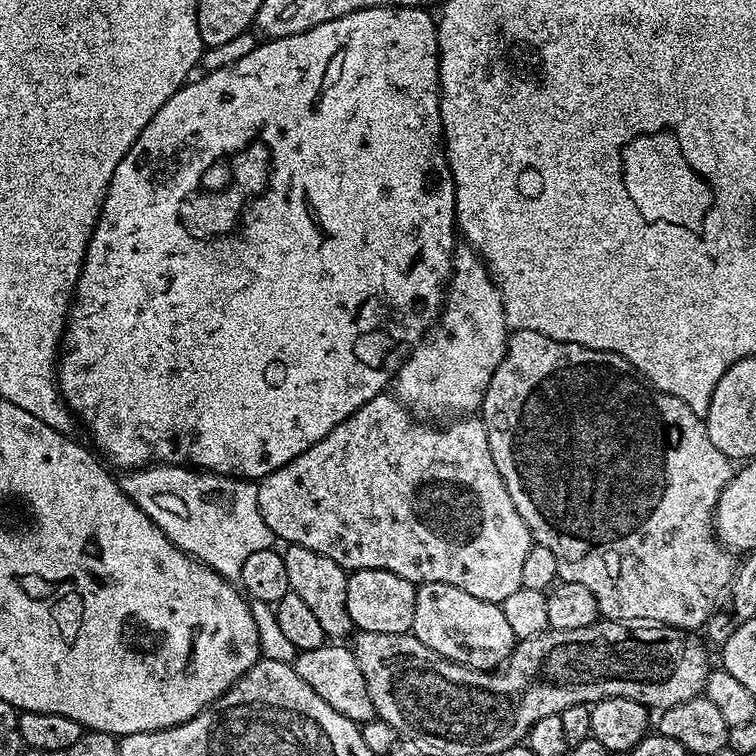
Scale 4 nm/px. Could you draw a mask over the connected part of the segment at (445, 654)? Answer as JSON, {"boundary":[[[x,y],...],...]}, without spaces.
{"boundary":[[[442,582],[417,587],[411,635],[430,646],[430,650],[442,654],[442,658],[483,672],[503,665],[518,643],[501,605],[474,598],[474,594],[466,594],[466,590]]]}

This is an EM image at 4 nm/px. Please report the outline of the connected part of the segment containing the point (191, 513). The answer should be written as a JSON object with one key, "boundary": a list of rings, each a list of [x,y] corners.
{"boundary":[[[158,464],[128,470],[119,477],[120,489],[147,514],[174,546],[213,568],[225,580],[235,581],[242,562],[254,550],[273,547],[270,526],[258,510],[258,487],[235,476],[218,476],[179,464]]]}

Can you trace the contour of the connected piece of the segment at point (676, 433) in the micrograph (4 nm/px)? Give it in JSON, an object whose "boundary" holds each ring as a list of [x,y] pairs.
{"boundary":[[[517,328],[509,331],[504,360],[498,370],[494,370],[490,386],[486,386],[482,419],[490,442],[490,454],[494,454],[494,466],[498,466],[498,474],[502,474],[506,490],[510,490],[514,510],[522,514],[522,522],[526,522],[533,541],[549,548],[554,553],[554,558],[558,558],[560,580],[586,586],[586,590],[594,594],[600,616],[605,620],[647,622],[653,626],[681,630],[703,629],[707,625],[708,619],[717,611],[716,599],[725,595],[732,577],[736,575],[738,560],[720,543],[714,527],[716,507],[722,490],[732,481],[734,464],[710,442],[705,417],[694,414],[694,410],[690,410],[686,402],[652,387],[647,380],[637,375],[626,358],[618,354],[546,338],[546,334],[538,334],[538,330]]]}

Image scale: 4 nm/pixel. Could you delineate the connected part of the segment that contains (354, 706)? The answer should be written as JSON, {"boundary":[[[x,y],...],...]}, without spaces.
{"boundary":[[[325,642],[309,652],[297,652],[294,667],[298,678],[326,702],[326,706],[334,706],[338,714],[350,718],[361,726],[370,720],[377,719],[374,702],[370,698],[370,690],[367,689],[366,678],[356,661],[351,647],[343,648],[340,642]]]}

